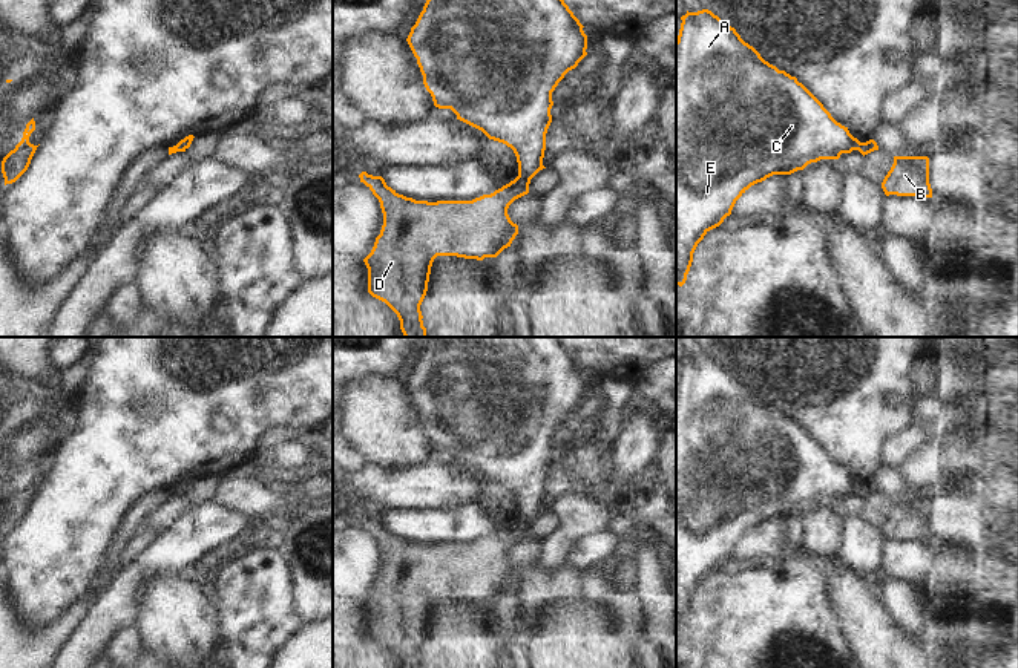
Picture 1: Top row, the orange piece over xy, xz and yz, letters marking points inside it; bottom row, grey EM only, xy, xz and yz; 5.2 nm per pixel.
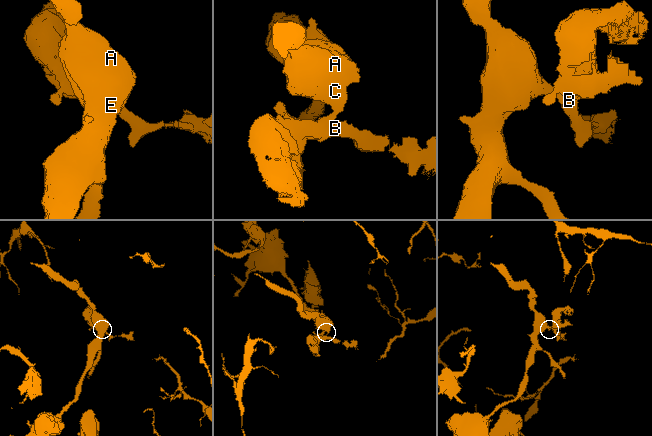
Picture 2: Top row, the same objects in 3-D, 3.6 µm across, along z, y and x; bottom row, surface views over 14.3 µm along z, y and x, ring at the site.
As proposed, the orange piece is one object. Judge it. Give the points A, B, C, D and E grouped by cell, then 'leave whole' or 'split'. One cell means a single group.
A C E / B D | split

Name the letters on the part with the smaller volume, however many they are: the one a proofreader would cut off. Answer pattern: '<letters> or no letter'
B, D.

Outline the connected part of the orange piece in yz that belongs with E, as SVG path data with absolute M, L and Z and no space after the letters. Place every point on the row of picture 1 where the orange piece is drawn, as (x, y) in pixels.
M708 9L688 12L681 17L681 29L676 40L676 285L682 287L687 280L693 262L693 253L704 236L719 227L736 201L754 184L765 181L773 175L791 175L803 170L808 164L820 159L839 159L842 153L857 150L860 141L854 138L848 127L837 123L823 104L802 84L796 77L765 61L760 54L745 43L734 28Z

